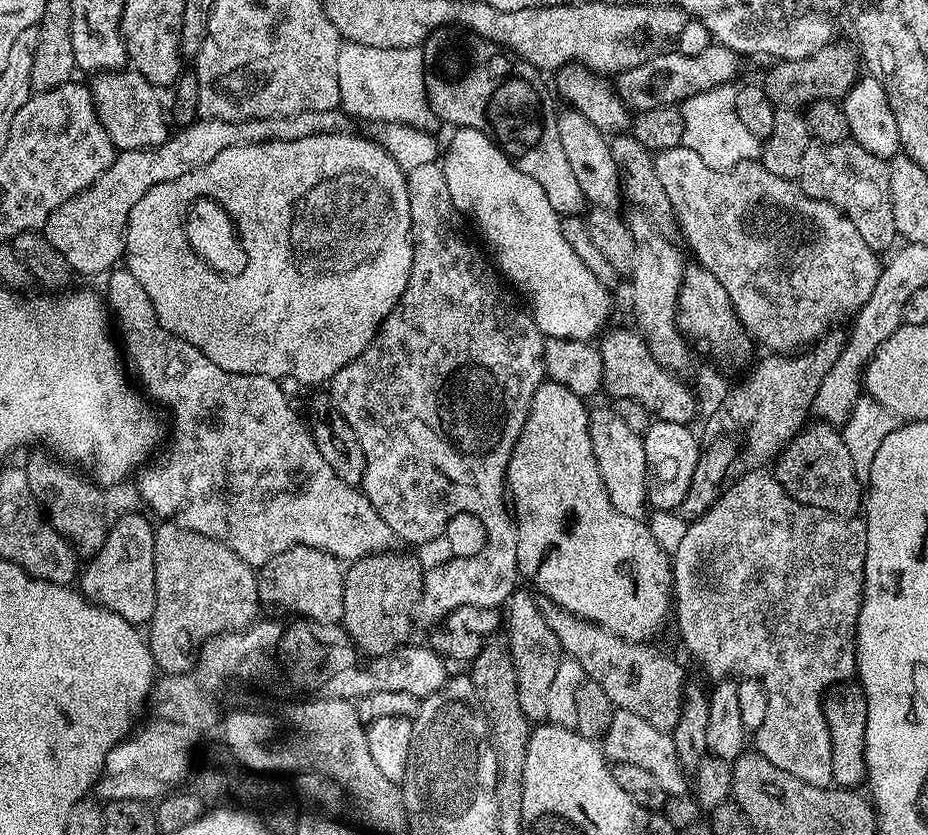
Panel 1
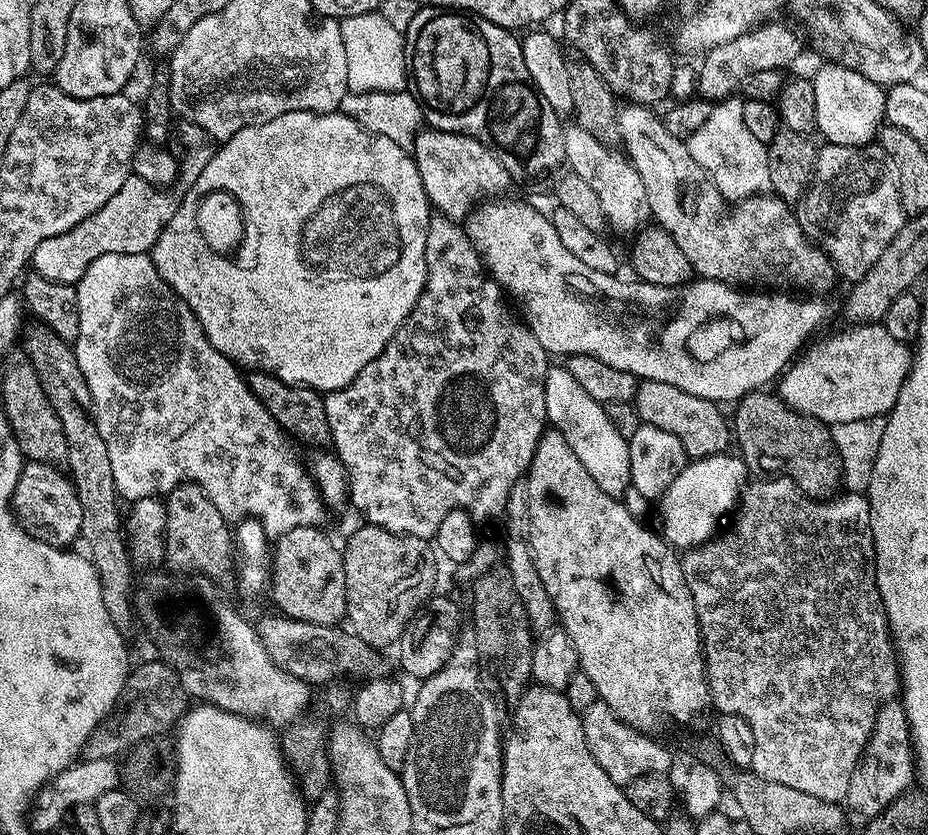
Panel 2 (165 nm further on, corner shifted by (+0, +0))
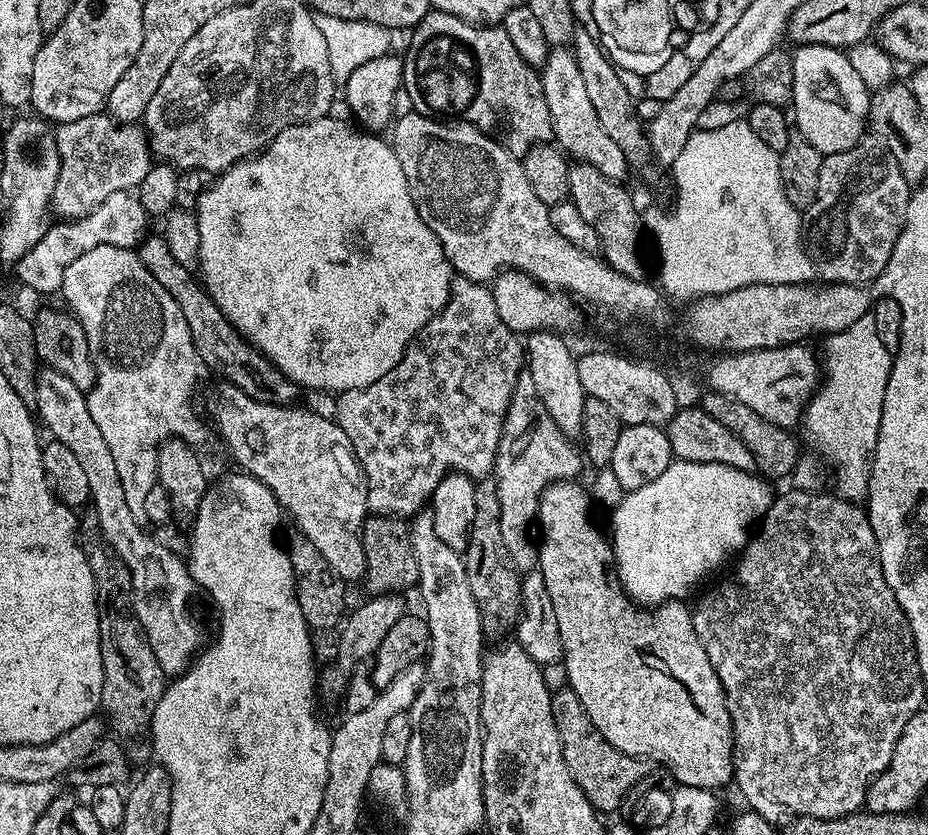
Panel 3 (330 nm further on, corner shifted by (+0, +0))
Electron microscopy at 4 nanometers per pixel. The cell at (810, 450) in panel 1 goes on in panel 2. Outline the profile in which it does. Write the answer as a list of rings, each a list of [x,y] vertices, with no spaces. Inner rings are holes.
[[[768,390],[747,392],[735,401],[736,413],[730,416],[734,444],[749,469],[761,468],[764,474],[779,474],[793,480],[803,492],[824,498],[840,484],[840,461],[832,446],[829,425],[813,416],[803,416],[788,408]]]

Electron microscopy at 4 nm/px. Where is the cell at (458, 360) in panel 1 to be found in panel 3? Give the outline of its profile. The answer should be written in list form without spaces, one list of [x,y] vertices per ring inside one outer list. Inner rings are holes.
[[[457,275],[452,281],[452,292],[448,295],[446,306],[412,339],[404,356],[398,362],[398,366],[394,366],[394,370],[390,370],[390,374],[382,374],[382,378],[378,378],[378,382],[368,384],[365,388],[355,388],[349,392],[339,393],[337,400],[340,401],[336,404],[334,419],[346,434],[346,438],[350,438],[350,446],[360,464],[360,471],[364,474],[364,482],[368,485],[369,513],[378,516],[411,518],[431,501],[434,490],[449,473],[466,476],[469,480],[477,482],[491,477],[496,466],[498,444],[502,438],[502,426],[507,416],[507,408],[511,404],[515,384],[525,368],[525,345],[522,343],[521,337],[512,332],[510,326],[506,326],[506,322],[502,322],[502,318],[498,315],[498,306],[494,306],[491,287],[488,284],[479,284],[462,275]]]

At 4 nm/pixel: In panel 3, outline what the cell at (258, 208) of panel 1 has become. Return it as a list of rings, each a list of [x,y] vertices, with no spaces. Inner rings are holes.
[[[328,115],[321,118],[321,120],[311,120],[305,124],[292,124],[286,130],[279,132],[269,142],[267,148],[257,152],[254,156],[249,156],[247,160],[239,160],[233,168],[227,168],[224,172],[219,173],[215,177],[214,182],[210,183],[201,193],[194,209],[198,234],[200,235],[198,276],[204,288],[208,291],[208,296],[216,303],[218,310],[222,310],[222,314],[226,314],[229,322],[240,331],[241,336],[249,344],[253,344],[282,375],[293,380],[295,384],[299,384],[301,389],[304,390],[317,388],[320,392],[339,394],[349,392],[355,388],[365,388],[368,384],[378,382],[378,378],[382,378],[382,374],[390,374],[390,370],[394,370],[394,366],[398,366],[398,362],[404,356],[404,352],[408,349],[412,339],[443,310],[448,301],[448,295],[452,292],[452,281],[454,279],[452,264],[446,258],[446,254],[442,250],[434,230],[430,230],[430,226],[426,226],[426,222],[422,222],[422,214],[418,214],[418,210],[414,206],[414,198],[410,194],[410,186],[406,182],[406,173],[402,171],[402,162],[398,162],[398,154],[394,154],[392,145],[387,139],[379,140],[376,136],[379,135],[373,134],[368,130],[361,130],[359,127],[353,126],[349,121],[334,121]]]

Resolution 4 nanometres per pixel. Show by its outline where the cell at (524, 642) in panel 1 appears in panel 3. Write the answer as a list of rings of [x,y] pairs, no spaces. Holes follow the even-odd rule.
[[[521,373],[507,408],[494,469],[502,538],[521,573],[533,571],[540,562],[538,513],[542,494],[551,484],[572,482],[579,477],[576,475],[582,465],[582,452],[572,444],[575,443],[558,428],[542,403],[530,374]]]

